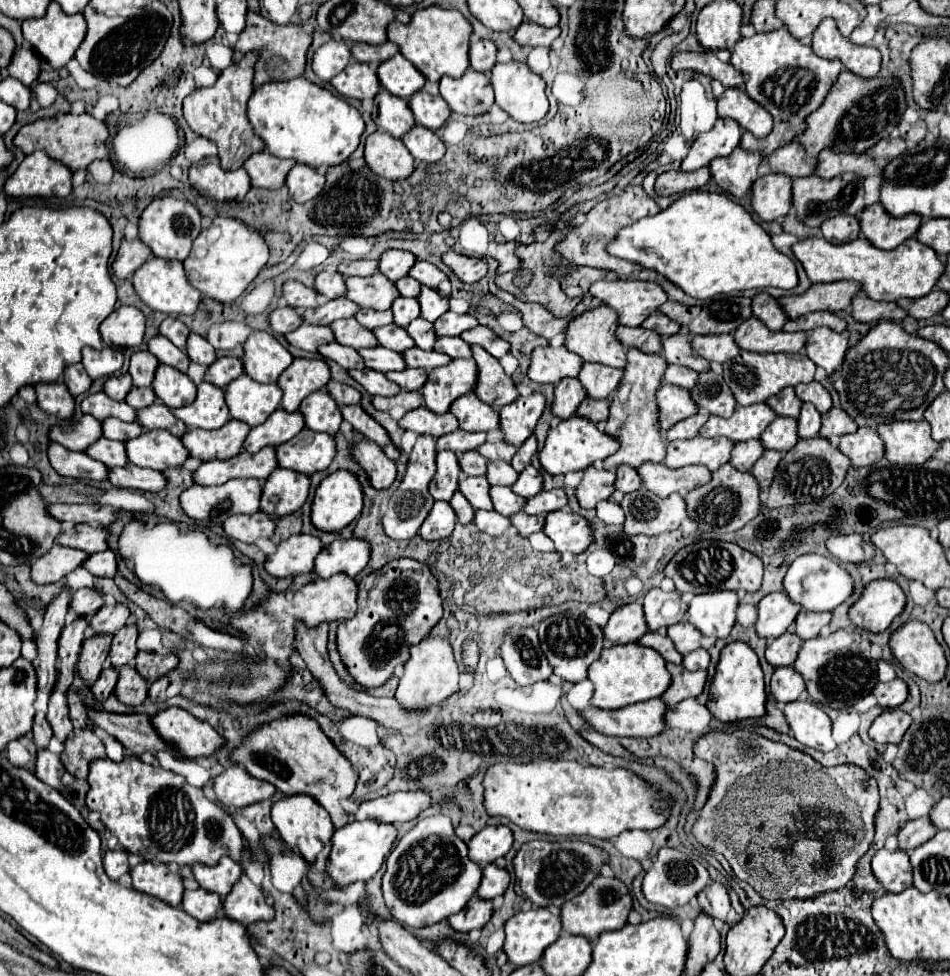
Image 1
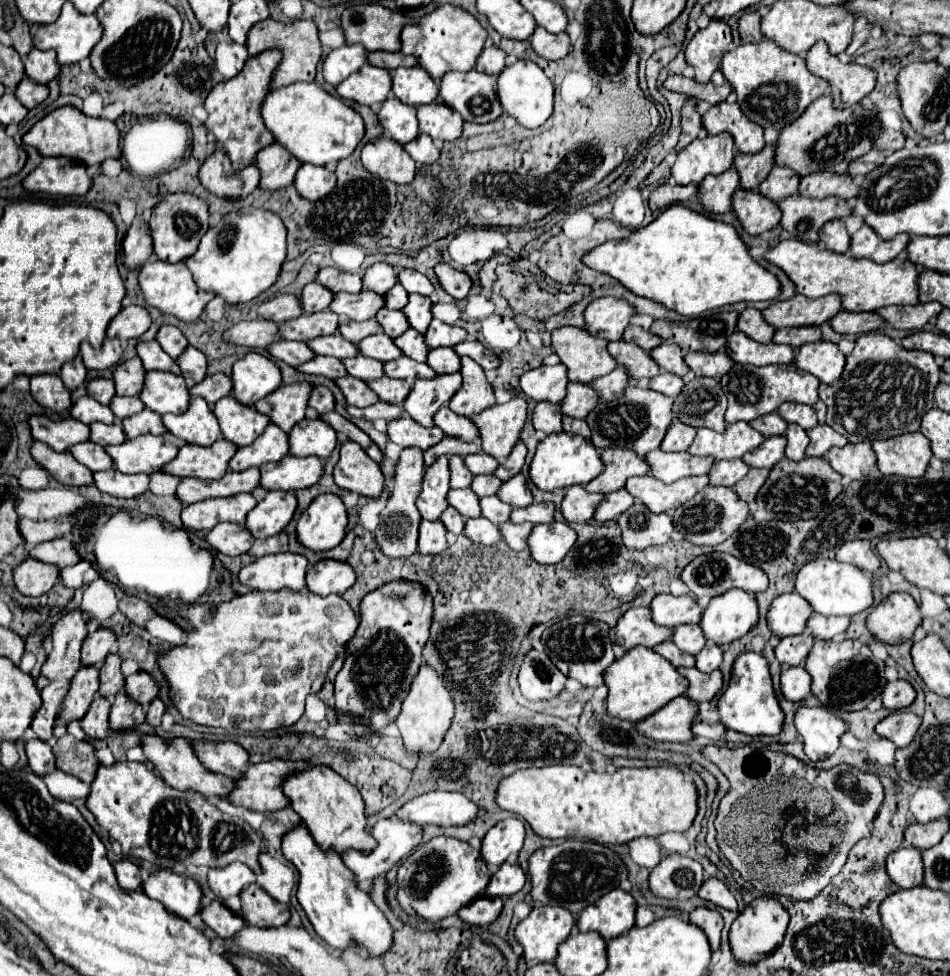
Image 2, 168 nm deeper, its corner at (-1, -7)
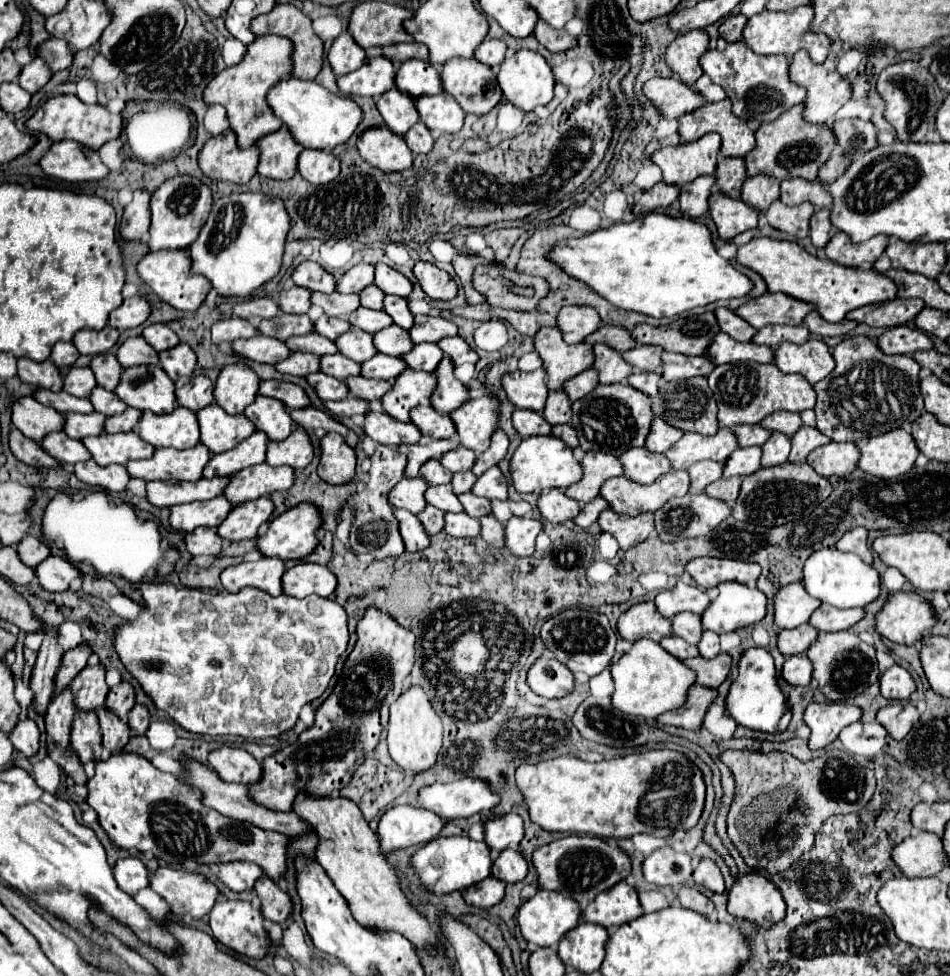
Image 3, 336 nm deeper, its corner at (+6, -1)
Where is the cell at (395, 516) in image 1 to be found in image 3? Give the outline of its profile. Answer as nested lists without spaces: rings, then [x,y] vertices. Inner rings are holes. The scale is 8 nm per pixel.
[[[379,446],[377,452],[371,456],[371,470],[369,470],[369,484],[365,486],[363,492],[357,492],[353,498],[349,498],[355,508],[355,524],[351,528],[351,548],[359,552],[369,552],[375,558],[387,558],[387,556],[399,556],[405,552],[403,538],[399,534],[399,520],[393,514],[393,506],[389,504],[389,492],[393,486],[403,478],[407,466],[407,456],[399,452],[397,446]]]

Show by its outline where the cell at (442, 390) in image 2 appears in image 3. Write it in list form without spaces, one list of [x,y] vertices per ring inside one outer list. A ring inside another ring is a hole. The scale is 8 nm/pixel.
[[[405,370],[401,376],[397,376],[393,388],[381,398],[383,408],[389,416],[409,422],[409,412],[429,402],[429,396],[433,394],[437,386],[435,372],[417,372],[417,370]]]

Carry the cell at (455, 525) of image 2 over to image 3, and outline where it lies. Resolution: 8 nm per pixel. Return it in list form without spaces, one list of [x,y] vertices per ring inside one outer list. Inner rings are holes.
[[[427,506],[417,518],[423,522],[425,530],[427,530],[431,536],[437,534],[437,532],[441,532],[441,530],[445,528],[445,512],[441,512],[439,508]]]

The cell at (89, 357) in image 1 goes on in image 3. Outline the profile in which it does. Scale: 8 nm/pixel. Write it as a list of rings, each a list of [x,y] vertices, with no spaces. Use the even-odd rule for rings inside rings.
[[[105,326],[103,330],[79,330],[73,338],[73,344],[77,346],[79,354],[91,354],[91,356],[97,356],[97,354],[105,354],[109,352],[115,342],[119,338],[119,330],[115,328],[109,328]]]

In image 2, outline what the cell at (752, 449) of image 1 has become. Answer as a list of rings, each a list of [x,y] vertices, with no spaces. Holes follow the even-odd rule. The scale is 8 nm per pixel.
[[[720,460],[714,462],[712,470],[708,472],[710,486],[734,486],[748,474],[748,466],[742,460]]]

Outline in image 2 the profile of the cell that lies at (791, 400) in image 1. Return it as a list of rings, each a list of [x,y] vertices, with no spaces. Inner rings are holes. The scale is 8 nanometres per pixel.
[[[772,412],[772,414],[766,414],[762,418],[756,418],[750,422],[752,428],[756,428],[760,434],[764,434],[764,438],[770,438],[770,436],[784,436],[784,430],[788,428],[788,424],[778,416],[778,412]]]

